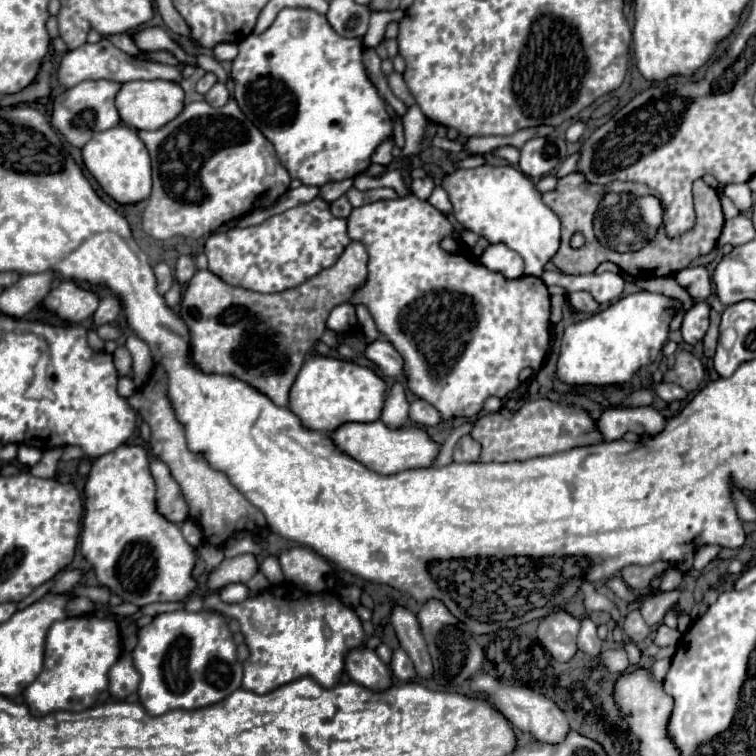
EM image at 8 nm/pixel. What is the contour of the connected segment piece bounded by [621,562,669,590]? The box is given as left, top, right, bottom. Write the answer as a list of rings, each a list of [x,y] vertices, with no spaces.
[[[653,562],[653,566],[625,566],[625,570],[621,570],[621,578],[635,590],[647,590],[653,576],[665,572],[667,568],[669,566],[665,566],[665,562]]]

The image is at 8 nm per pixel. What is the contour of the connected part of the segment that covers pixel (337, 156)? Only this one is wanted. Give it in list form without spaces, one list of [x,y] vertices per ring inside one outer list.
[[[305,8],[281,10],[263,34],[249,34],[239,42],[239,56],[231,68],[239,108],[275,146],[277,158],[289,176],[307,186],[341,182],[365,172],[375,148],[393,136],[391,116],[365,74],[361,52],[363,44],[359,38],[341,38],[325,16]]]

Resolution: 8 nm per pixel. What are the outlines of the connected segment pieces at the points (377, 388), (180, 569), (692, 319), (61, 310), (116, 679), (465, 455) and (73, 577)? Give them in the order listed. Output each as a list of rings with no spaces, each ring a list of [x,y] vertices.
[[[313,356],[299,370],[297,384],[291,386],[289,410],[299,416],[301,424],[307,430],[333,432],[347,422],[379,420],[385,402],[385,392],[385,382],[373,370],[339,358]]]
[[[123,444],[93,462],[85,482],[81,554],[93,566],[97,580],[103,586],[107,586],[111,592],[117,592],[125,602],[133,602],[141,608],[153,602],[181,602],[197,588],[197,582],[191,576],[195,566],[195,548],[183,538],[181,528],[167,522],[155,508],[155,482],[149,472],[145,446]]]
[[[695,302],[683,318],[681,334],[687,344],[697,344],[703,340],[705,332],[709,328],[709,304],[707,302]]]
[[[63,280],[57,288],[53,288],[41,302],[41,306],[73,324],[79,324],[91,318],[93,310],[97,310],[97,296],[91,290],[83,290],[71,280]]]
[[[123,654],[109,672],[109,692],[111,692],[111,696],[117,698],[117,700],[125,700],[133,692],[137,692],[139,682],[141,682],[141,676],[139,676],[137,668],[133,666],[133,656]]]
[[[465,434],[455,444],[453,460],[455,462],[477,462],[479,454],[481,454],[481,444],[477,440],[473,440],[471,434]]]
[[[65,570],[65,572],[53,582],[53,586],[49,588],[49,594],[63,594],[63,592],[71,590],[73,584],[81,580],[81,576],[83,576],[83,574],[81,574],[79,570]]]

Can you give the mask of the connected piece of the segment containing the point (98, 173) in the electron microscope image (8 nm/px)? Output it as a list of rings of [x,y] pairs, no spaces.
[[[115,126],[93,134],[93,138],[83,146],[83,162],[101,188],[119,204],[139,202],[150,196],[152,190],[152,168],[149,152],[141,142],[137,130],[129,126]]]

